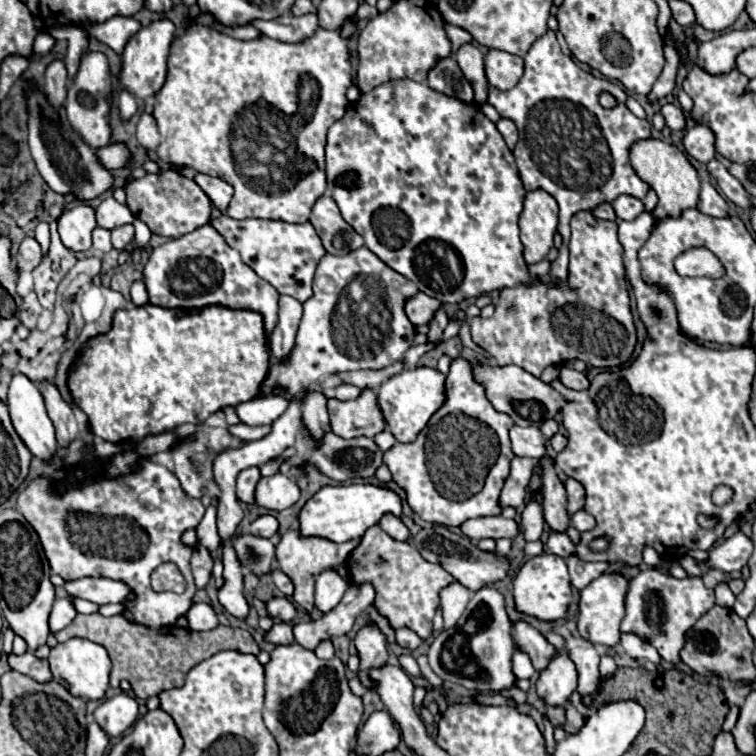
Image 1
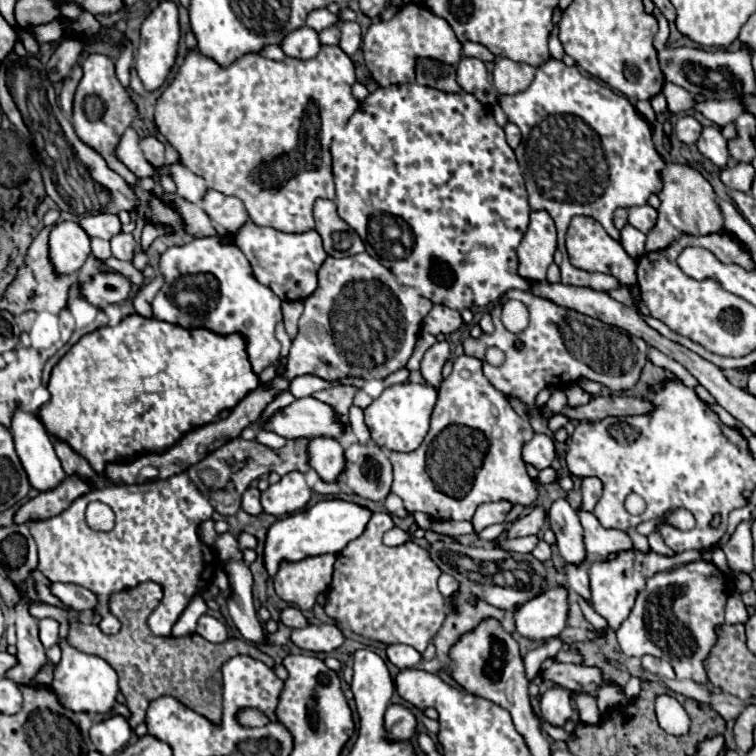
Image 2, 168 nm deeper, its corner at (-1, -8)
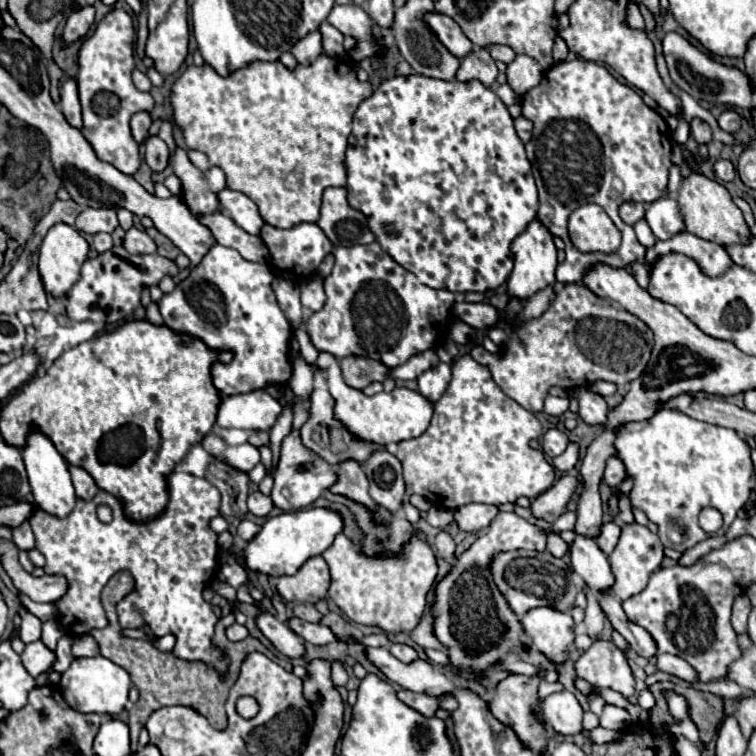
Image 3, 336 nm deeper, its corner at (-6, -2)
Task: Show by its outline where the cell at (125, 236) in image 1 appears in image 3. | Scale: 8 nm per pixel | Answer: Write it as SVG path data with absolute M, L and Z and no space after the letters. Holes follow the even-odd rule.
M131 227L123 239L123 247L131 253L131 255L145 255L145 253L155 253L157 245L155 241L141 229Z

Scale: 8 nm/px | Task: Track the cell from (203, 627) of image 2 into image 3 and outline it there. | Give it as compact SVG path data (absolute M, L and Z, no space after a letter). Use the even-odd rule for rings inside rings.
M233 623L231 627L227 627L227 637L229 637L231 641L243 641L247 635L249 635L249 631L247 631L245 625Z

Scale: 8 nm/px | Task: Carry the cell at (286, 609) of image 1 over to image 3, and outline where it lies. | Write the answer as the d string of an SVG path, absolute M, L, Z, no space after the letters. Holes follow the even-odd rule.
M295 605L293 615L299 619L305 619L309 623L319 623L323 619L323 615L313 605Z

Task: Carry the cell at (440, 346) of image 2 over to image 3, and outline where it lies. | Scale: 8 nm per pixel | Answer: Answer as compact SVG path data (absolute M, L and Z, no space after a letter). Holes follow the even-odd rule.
M439 363L437 367L425 371L423 375L417 377L417 385L419 385L419 393L431 401L437 403L439 397L443 395L443 391L447 389L451 381L451 367L447 363Z

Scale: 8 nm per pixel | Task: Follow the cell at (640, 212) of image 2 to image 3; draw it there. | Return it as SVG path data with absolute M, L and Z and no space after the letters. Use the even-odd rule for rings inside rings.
M661 197L651 205L647 205L645 219L657 239L669 239L685 231L685 221L675 197Z

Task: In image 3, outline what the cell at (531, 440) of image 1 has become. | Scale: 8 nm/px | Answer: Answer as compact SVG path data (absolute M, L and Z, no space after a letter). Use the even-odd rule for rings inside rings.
M555 427L549 429L549 431L543 435L543 439L541 439L541 449L543 449L543 453L545 453L549 459L561 455L561 453L567 449L567 445L569 445L567 435L565 435L563 431L555 429Z

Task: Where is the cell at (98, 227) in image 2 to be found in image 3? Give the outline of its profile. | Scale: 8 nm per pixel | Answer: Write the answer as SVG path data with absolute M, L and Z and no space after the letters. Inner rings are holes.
M87 207L85 211L79 213L77 221L75 221L75 227L81 231L81 233L113 233L113 229L119 225L117 221L117 213L115 209L91 209Z

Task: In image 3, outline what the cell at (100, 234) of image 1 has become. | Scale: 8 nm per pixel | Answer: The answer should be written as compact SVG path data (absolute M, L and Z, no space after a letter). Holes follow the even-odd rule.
M97 233L95 235L95 249L97 253L103 253L103 251L109 251L113 247L113 239L109 233Z

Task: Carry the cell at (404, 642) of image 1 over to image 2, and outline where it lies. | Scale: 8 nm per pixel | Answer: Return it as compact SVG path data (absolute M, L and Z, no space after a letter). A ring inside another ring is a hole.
M390 645L386 649L386 653L388 653L390 663L394 663L400 669L414 667L422 659L422 655L414 647L410 647L410 645Z

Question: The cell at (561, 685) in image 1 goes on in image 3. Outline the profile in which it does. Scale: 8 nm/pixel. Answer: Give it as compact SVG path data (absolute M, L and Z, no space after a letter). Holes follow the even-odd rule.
M561 691L543 699L543 715L561 735L577 735L583 731L583 709L573 693Z

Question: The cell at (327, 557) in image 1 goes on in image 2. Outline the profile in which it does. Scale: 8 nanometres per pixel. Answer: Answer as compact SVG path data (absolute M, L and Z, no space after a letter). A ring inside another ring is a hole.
M328 553L306 557L294 563L282 561L278 573L274 575L276 593L302 611L312 609L316 603L316 595L330 587L334 557L336 555Z

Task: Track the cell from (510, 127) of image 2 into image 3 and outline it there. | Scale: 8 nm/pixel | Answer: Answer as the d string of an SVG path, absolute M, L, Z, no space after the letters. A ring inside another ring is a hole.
M519 117L515 119L515 129L517 129L517 135L521 137L523 143L527 143L531 139L531 129L533 129L533 123L525 117Z

